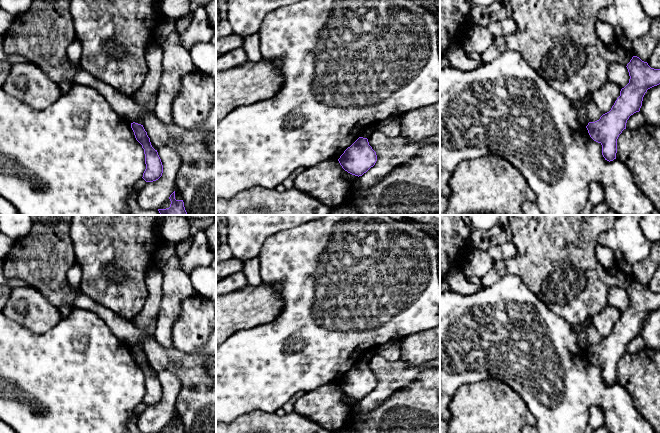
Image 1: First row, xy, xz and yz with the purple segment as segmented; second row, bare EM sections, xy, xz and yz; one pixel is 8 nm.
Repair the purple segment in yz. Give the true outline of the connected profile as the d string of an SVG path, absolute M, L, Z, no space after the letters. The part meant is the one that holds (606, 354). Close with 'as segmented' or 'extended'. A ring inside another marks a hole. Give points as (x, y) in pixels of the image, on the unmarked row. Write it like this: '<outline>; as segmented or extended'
M633 280L626 291L629 307L621 313L611 334L586 350L590 361L602 369L602 379L609 386L616 383L617 363L626 353L627 344L640 335L647 314L660 308L660 293L651 292L639 281Z; as segmented

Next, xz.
M359 361L338 383L342 392L355 400L362 400L377 385L376 376L369 369L368 363Z; as segmented

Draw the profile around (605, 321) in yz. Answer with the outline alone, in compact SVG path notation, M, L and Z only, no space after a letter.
M608 305L598 314L591 318L592 324L600 333L600 336L605 338L609 336L617 322L620 320L621 312L613 306Z

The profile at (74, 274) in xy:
M77 262L68 270L66 277L70 286L79 290L80 280L82 278L82 269Z

